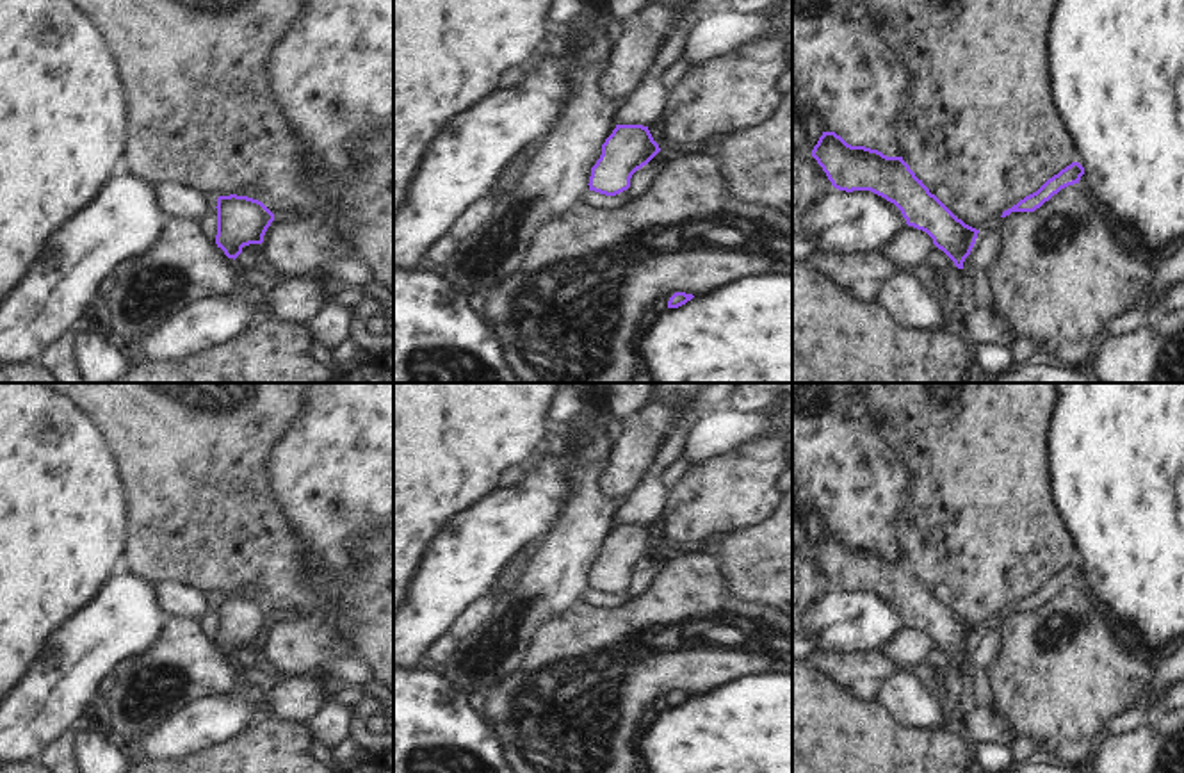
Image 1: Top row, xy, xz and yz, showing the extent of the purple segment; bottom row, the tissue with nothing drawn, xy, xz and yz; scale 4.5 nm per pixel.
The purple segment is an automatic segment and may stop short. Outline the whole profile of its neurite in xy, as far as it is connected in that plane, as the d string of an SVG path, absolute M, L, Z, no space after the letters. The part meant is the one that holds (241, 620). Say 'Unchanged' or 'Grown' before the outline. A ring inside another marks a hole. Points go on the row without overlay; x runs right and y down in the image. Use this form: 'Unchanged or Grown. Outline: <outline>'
Unchanged. Outline: M247 595L217 597L215 643L228 657L237 657L244 645L262 643L274 613L258 598Z

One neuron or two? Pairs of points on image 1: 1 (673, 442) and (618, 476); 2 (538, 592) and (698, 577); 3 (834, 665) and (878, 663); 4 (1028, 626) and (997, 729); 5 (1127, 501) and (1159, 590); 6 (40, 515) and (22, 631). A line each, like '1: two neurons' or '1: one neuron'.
1: two neurons
2: two neurons
3: one neuron
4: two neurons
5: one neuron
6: one neuron

